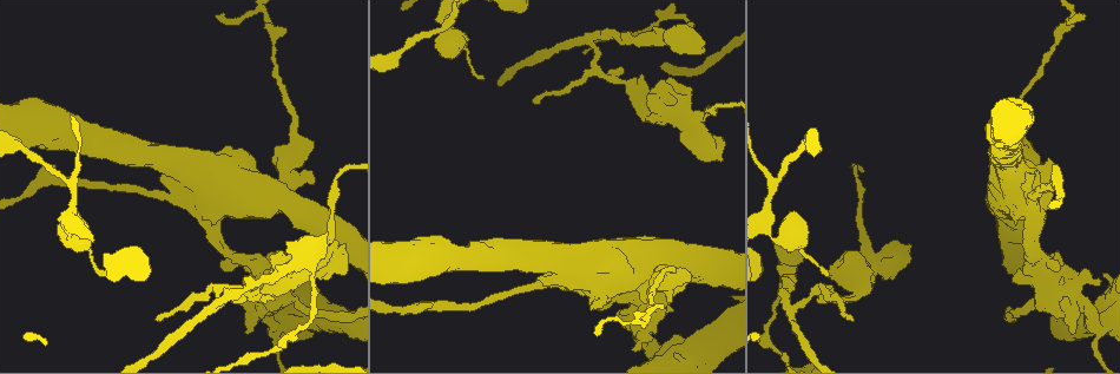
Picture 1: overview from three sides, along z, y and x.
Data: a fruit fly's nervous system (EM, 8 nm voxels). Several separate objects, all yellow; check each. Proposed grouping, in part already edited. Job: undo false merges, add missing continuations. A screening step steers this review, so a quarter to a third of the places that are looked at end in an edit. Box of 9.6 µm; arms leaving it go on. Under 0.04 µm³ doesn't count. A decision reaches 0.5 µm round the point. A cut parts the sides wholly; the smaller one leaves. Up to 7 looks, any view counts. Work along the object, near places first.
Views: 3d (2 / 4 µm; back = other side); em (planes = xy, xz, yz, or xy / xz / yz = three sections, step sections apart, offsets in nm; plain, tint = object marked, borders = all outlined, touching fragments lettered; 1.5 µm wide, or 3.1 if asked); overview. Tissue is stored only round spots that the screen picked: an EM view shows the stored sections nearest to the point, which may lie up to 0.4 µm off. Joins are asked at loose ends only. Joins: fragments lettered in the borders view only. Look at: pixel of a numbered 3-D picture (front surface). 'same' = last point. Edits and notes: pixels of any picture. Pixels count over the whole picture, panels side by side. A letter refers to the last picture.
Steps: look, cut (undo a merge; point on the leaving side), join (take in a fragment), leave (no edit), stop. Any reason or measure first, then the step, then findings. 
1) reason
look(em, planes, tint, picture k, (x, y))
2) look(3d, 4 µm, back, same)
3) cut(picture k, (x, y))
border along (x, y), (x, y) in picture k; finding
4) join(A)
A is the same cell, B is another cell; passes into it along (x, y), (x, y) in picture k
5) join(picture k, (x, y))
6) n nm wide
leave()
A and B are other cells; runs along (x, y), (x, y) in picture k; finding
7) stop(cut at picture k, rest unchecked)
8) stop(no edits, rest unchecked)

abrupt turn
look(em, yz, step 8, plain, picture 1, (595, 35))

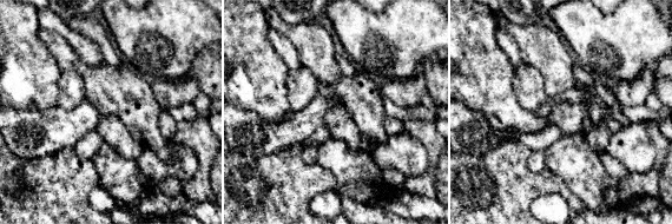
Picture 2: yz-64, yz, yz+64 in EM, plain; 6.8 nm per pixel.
see the neighbours
look(em, yz, step 8, borders, same)

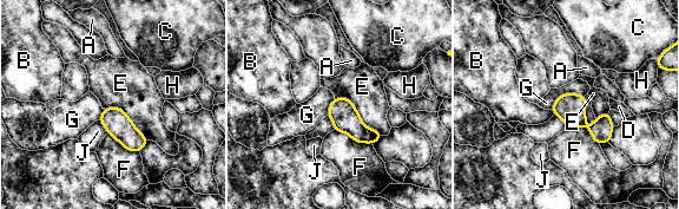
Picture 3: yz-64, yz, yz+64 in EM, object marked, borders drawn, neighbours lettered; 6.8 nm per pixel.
cut(picture 3, (344, 116))
A, B, C, D, E, F, G, H and J are other cells; border along (364, 128), (364, 138), (368, 142) in picture 3; a second neuron is stuck on

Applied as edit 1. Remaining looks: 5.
redraw
look(overview)

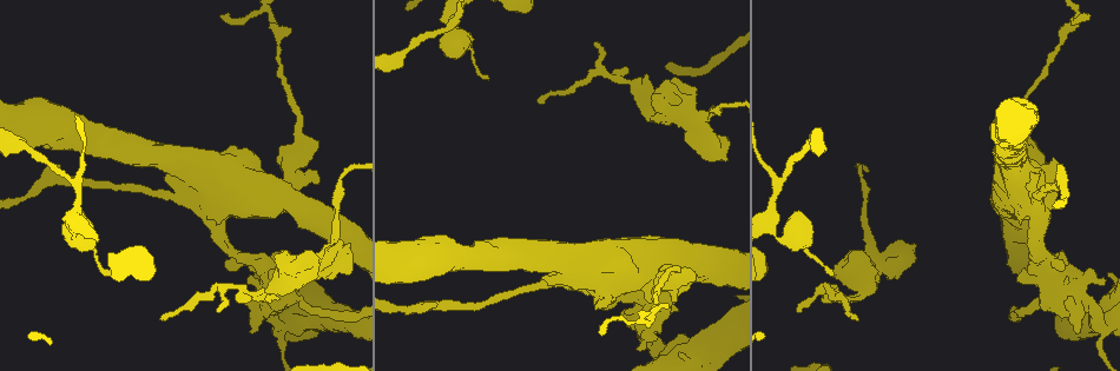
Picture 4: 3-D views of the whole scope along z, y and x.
thick turns thin
look(3d, 4 µm, picture 4, (296, 299))

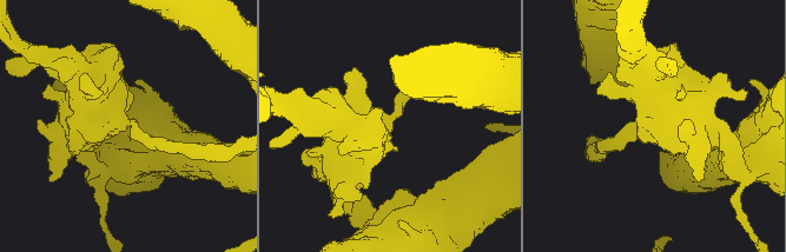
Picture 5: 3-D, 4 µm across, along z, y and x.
now the EM
look(em, planes, borders, picture 5, (390, 116))

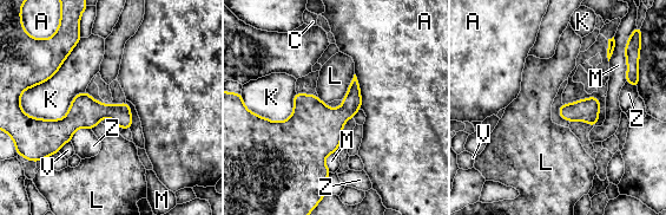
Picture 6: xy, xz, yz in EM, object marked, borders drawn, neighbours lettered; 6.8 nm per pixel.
160 nm wide
leave()
A, C, K, L, M, V and Z are other cells; border along (354, 73), (348, 91), (341, 99) in picture 6; continuous, no second neuron

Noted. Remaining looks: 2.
stops while still wide
look(em, planes, borders, picture 4, (314, 176))

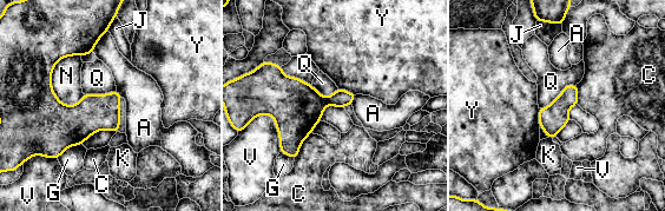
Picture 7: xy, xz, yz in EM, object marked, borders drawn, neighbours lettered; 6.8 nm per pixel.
leave()
A, C, G, J, K, N, Q, V and Y are other cells; no lettered fragment goes on from it

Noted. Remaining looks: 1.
stop(cut at picture 3, rest unchecked)

